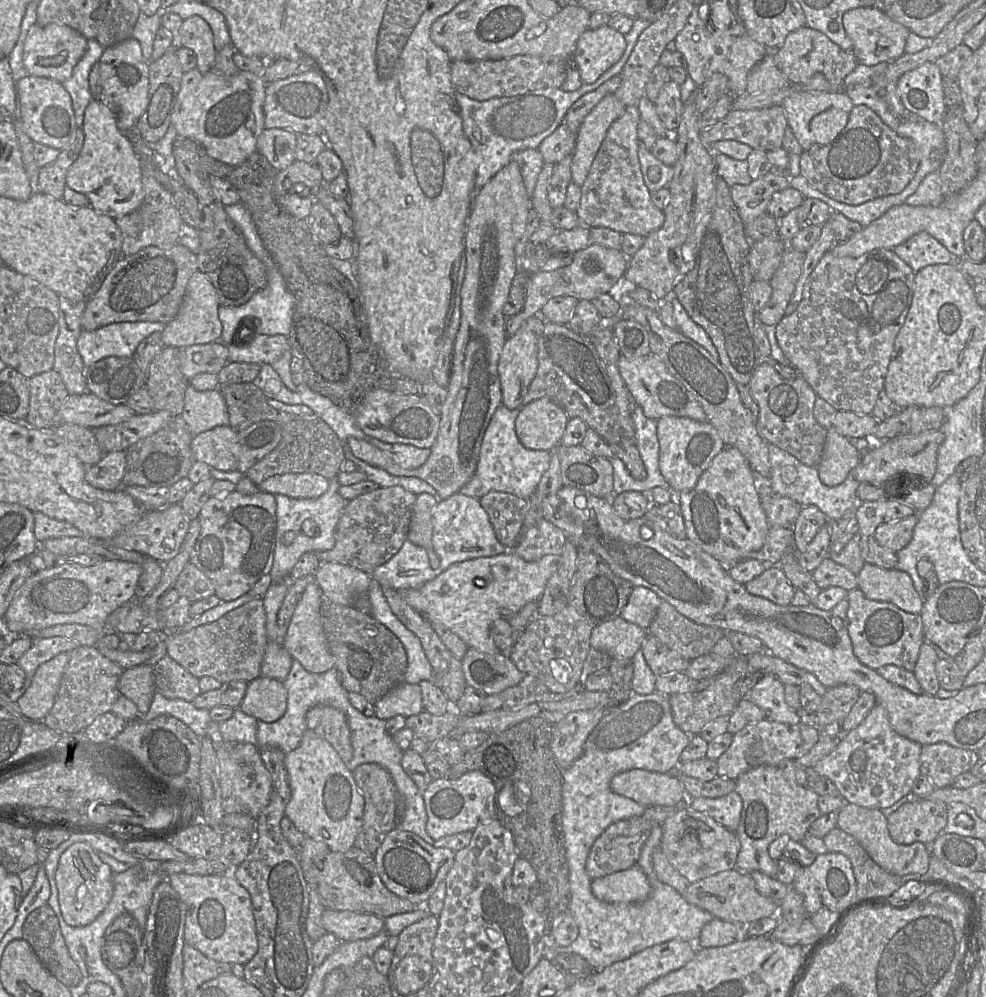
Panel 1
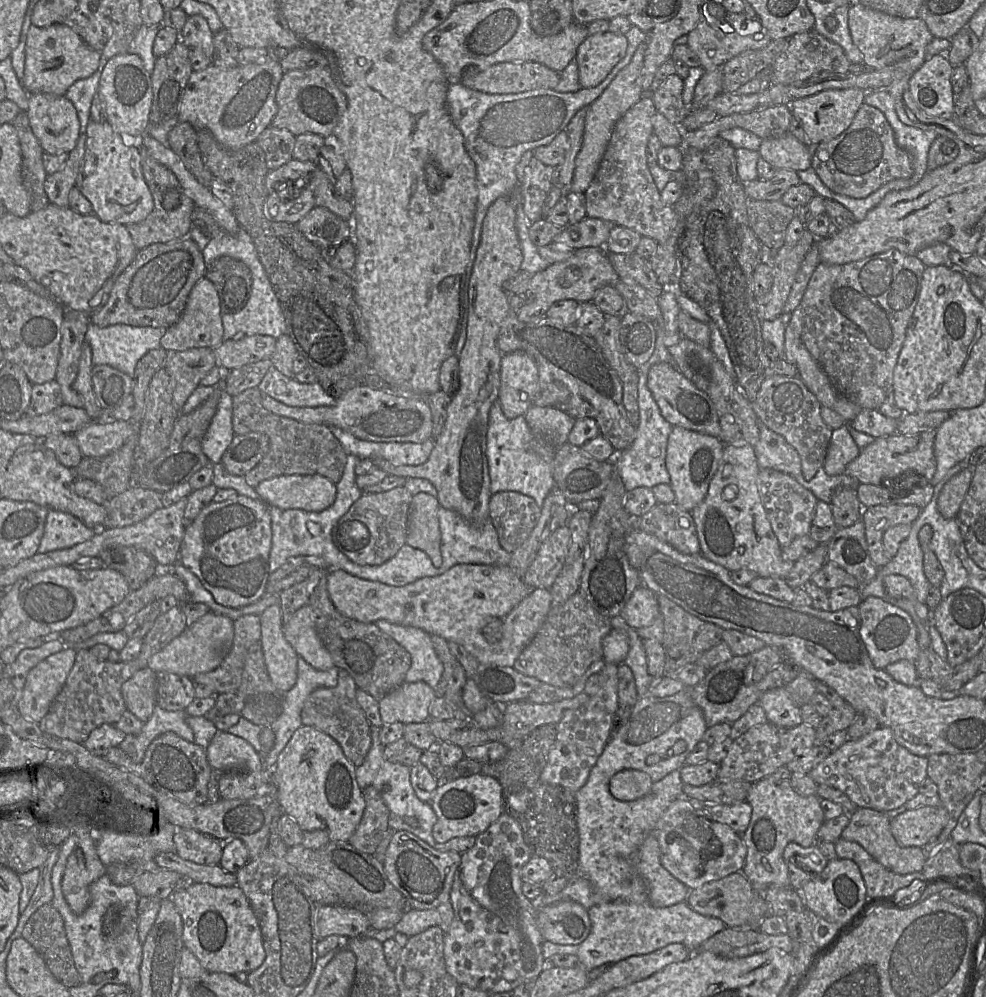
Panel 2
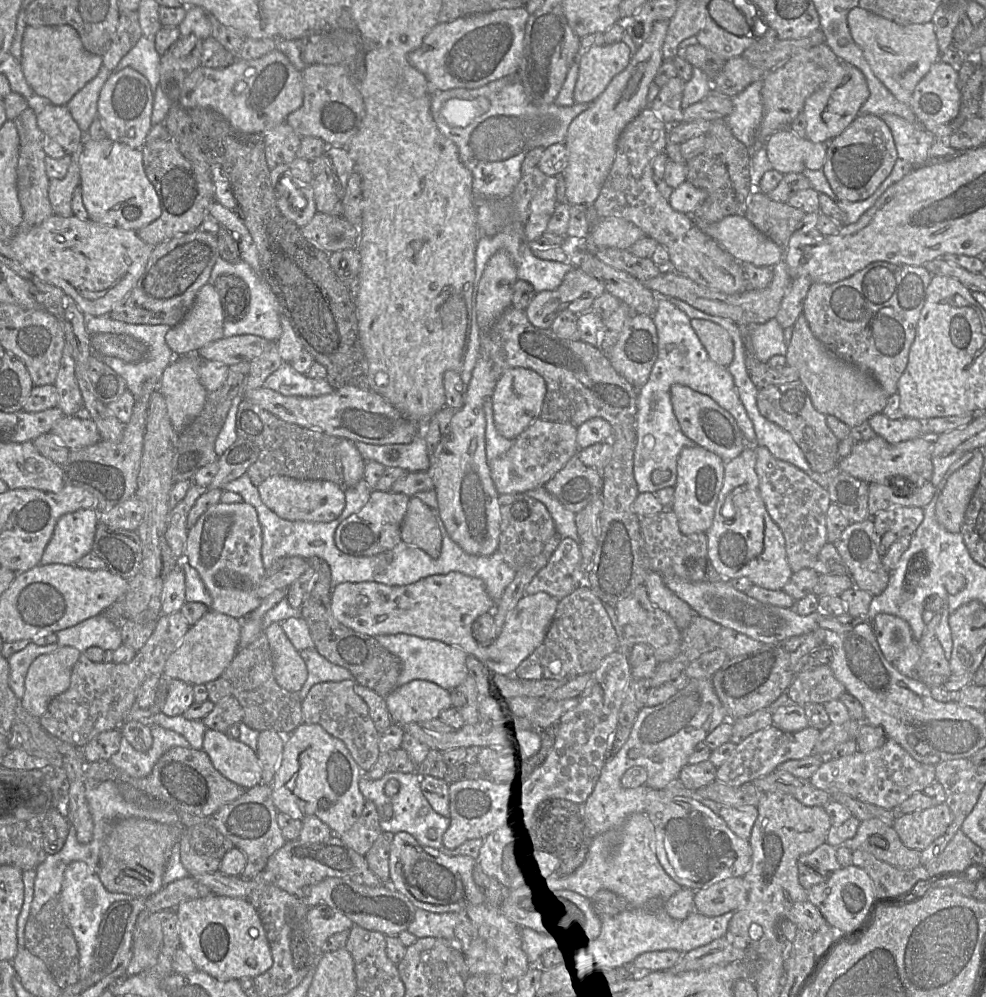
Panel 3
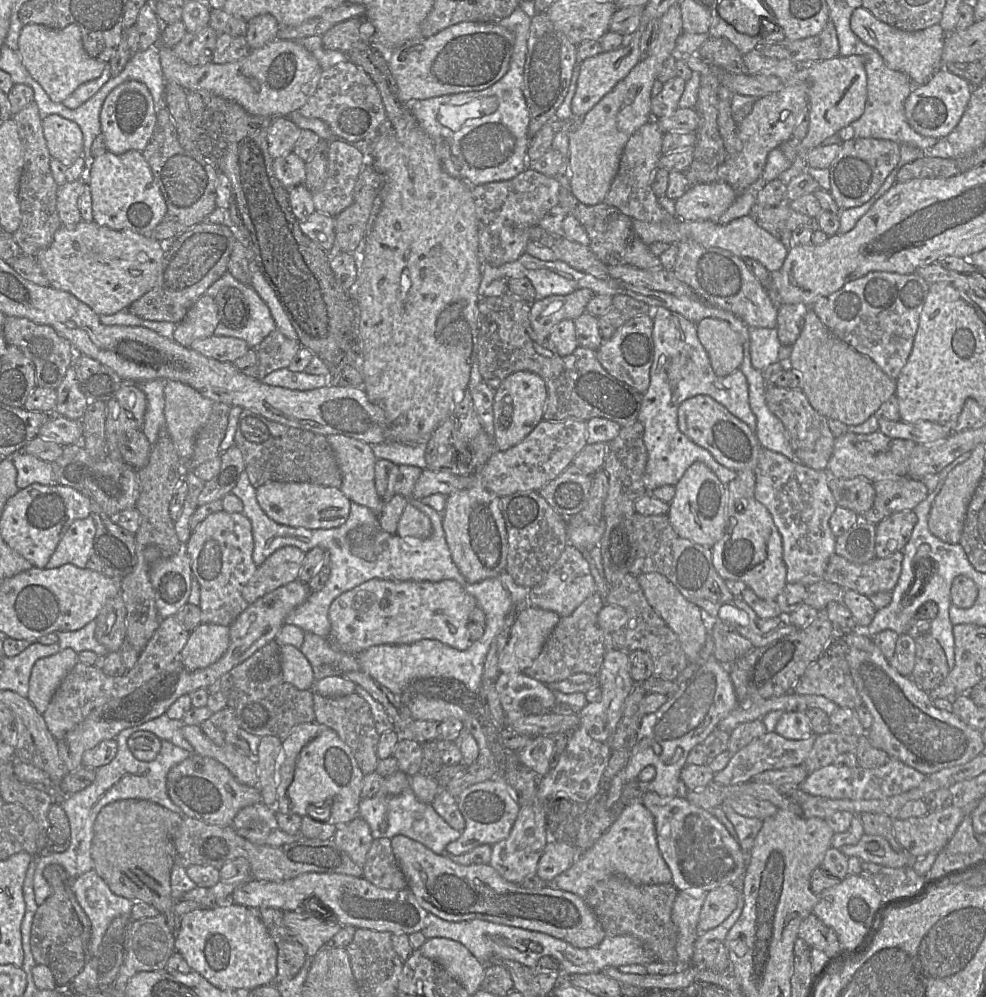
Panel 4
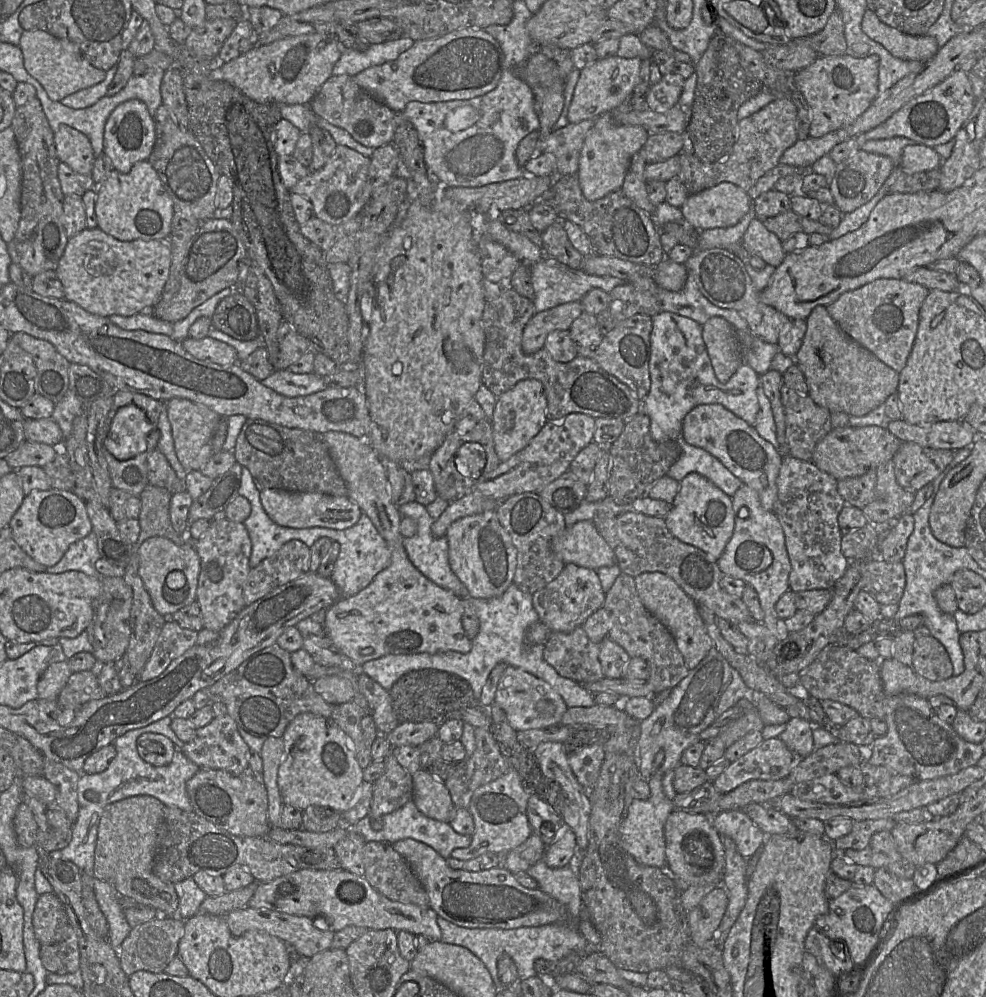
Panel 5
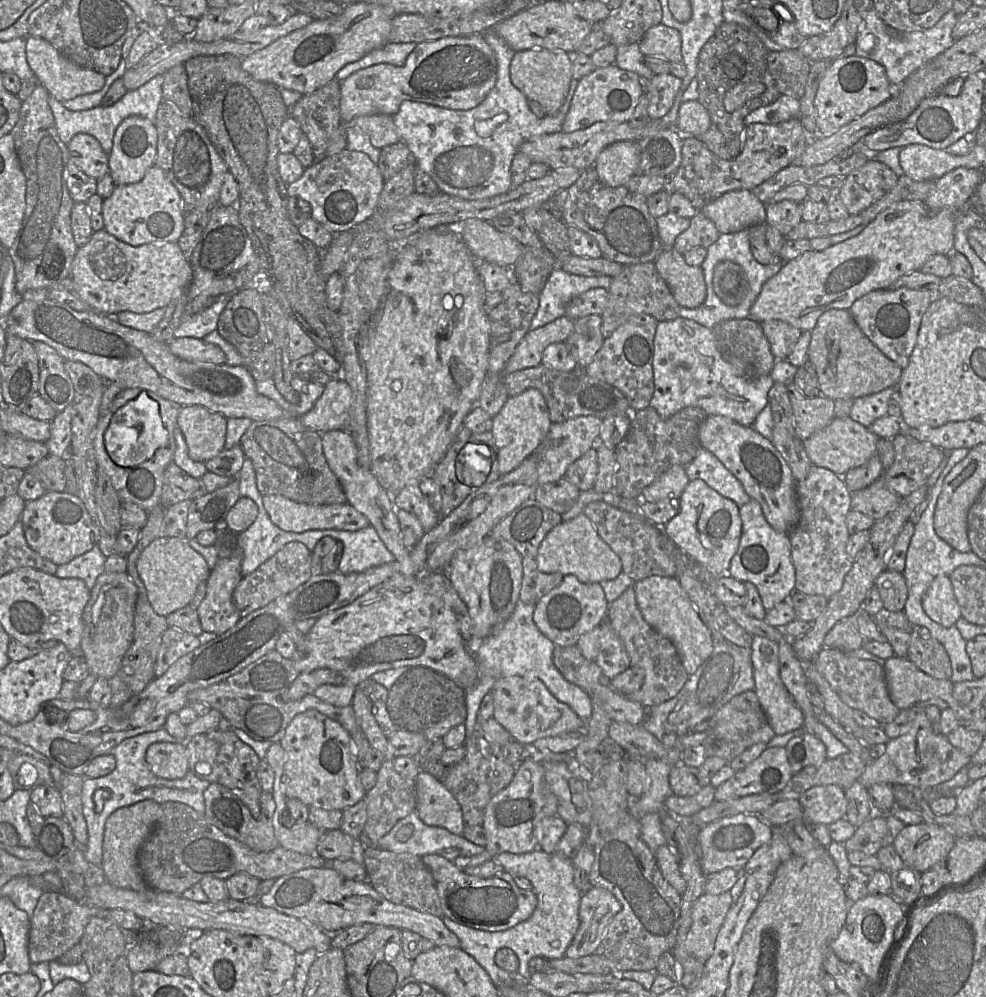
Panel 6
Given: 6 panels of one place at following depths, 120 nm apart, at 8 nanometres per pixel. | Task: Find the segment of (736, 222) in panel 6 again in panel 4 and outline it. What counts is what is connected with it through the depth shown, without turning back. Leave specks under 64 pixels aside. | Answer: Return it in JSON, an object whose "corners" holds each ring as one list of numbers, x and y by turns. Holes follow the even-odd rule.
{"corners":[[725,182,690,185,685,194,675,200,676,216,689,222,717,221,737,196,736,191]]}

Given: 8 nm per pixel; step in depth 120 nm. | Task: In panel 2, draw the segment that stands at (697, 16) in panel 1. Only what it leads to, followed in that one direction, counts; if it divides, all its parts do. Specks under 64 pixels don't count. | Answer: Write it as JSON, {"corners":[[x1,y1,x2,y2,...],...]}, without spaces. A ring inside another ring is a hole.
{"corners":[[703,6,699,21,696,27,687,34,688,47,698,56,700,67,705,71,721,68,728,60,747,50,757,50,765,47,772,39,765,36,764,31,754,32,750,35,741,35,733,31,727,23,721,25,716,23,716,19,707,11,707,6]]}

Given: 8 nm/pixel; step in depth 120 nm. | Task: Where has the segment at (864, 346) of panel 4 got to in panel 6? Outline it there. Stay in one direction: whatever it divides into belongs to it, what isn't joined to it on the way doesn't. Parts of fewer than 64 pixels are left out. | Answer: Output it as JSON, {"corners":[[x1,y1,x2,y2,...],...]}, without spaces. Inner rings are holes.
{"corners":[[909,288,874,290,857,299,849,309,862,333,902,370,915,347,922,317,934,299,929,290]]}

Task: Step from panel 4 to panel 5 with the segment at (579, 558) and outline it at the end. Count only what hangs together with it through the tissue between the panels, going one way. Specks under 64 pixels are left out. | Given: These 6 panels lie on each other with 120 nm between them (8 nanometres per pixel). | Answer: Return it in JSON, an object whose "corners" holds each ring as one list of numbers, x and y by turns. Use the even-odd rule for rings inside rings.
{"corners":[[572,563,565,564,561,573,532,595,532,605,552,632,570,632,582,626,587,618,603,607,605,593,595,570]]}

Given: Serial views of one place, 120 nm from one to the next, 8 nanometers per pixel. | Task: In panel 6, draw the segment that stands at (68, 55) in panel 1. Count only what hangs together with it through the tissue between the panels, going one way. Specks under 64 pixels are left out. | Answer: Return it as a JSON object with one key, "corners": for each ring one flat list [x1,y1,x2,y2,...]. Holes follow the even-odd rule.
{"corners":[[32,35,26,37,26,57,38,83,60,102,97,92,103,88,106,81,103,74,77,65,43,38]]}

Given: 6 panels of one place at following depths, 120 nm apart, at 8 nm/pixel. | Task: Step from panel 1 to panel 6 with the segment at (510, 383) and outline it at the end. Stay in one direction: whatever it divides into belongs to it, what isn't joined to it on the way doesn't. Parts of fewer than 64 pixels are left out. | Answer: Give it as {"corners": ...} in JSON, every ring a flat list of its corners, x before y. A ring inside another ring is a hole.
{"corners":[[530,388,507,399,500,412,492,418,491,432,497,448,500,476,515,470,536,451,544,441,551,423,546,401,539,390]]}

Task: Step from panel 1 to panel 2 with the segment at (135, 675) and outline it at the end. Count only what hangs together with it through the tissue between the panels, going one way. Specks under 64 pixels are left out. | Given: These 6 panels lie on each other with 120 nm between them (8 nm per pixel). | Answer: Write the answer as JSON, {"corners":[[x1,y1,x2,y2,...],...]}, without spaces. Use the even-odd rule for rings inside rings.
{"corners":[[146,667,137,671,121,687,127,710,145,723,152,715,156,702,157,673]]}

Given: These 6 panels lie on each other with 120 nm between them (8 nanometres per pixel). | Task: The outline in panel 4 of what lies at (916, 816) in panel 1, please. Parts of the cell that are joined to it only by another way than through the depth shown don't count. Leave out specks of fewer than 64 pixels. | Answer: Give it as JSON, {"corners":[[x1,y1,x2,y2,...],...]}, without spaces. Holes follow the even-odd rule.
{"corners":[[951,805,922,817,894,819,892,827,898,843,914,858,922,858,931,852,939,853,963,819,963,811]]}

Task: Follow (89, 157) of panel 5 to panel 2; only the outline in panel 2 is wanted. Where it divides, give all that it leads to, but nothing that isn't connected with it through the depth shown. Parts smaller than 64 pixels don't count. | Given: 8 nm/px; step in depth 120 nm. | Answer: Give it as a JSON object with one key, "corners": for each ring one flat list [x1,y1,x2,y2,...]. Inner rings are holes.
{"corners":[[29,94,27,114,44,152,71,152,80,135,80,122,73,103,65,95]]}

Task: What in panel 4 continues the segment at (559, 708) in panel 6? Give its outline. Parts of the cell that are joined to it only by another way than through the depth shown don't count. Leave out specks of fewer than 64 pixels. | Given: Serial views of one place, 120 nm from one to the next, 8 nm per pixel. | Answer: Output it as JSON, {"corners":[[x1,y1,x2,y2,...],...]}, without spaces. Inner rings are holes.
{"corners":[[500,672,495,687,502,708,509,719,518,719,527,712,522,703,527,698,538,699,544,708,552,709,557,701,550,686,534,679,523,672]]}

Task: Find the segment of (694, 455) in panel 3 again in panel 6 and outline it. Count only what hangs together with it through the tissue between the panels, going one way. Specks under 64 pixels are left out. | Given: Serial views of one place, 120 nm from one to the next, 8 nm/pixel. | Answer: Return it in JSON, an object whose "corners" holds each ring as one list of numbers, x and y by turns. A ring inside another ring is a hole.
{"corners":[[690,480,679,497,677,515,665,524,664,532,681,550,714,576,725,576,728,575,731,559,738,549,741,537,739,507,703,480]]}

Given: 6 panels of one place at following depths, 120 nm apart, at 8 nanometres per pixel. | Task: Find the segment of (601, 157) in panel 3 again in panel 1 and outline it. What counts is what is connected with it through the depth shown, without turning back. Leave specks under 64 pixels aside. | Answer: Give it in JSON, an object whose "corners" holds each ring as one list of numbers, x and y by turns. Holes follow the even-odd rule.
{"corners":[[613,94,606,95,585,117,576,134,572,152,572,181,582,186,591,169,606,134,614,121,620,118,626,106]]}

